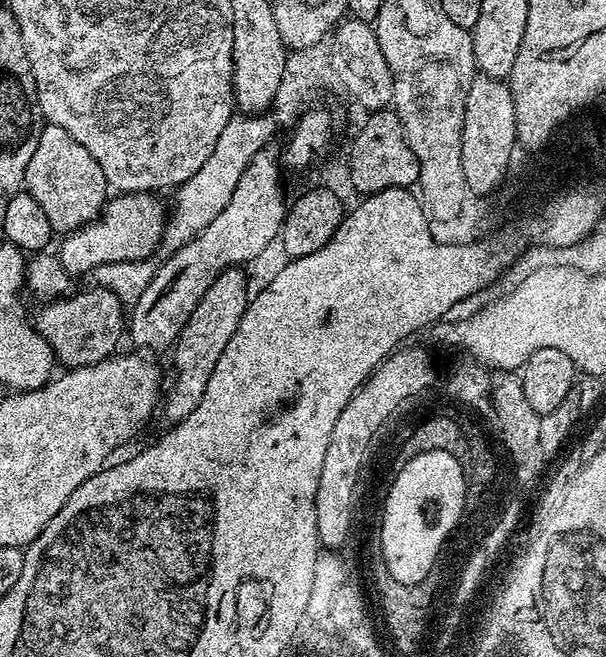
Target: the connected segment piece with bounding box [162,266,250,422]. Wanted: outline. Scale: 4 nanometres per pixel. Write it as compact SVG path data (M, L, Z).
M240 266L226 268L202 294L198 306L194 306L194 314L186 322L181 330L180 336L175 342L174 353L176 352L176 377L172 385L167 385L162 396L162 416L168 422L179 422L186 418L202 402L202 394L206 394L206 382L210 382L210 374L214 374L214 365L218 358L222 358L222 350L226 350L226 342L234 338L234 330L238 330L238 322L248 309L250 291L248 292L248 280L244 277L245 269Z

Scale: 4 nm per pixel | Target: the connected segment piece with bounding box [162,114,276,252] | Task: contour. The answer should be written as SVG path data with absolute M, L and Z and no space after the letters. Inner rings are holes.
M270 114L235 115L222 130L214 154L210 154L201 170L177 187L174 194L176 195L174 210L172 212L171 209L167 219L162 241L163 247L168 248L167 251L173 252L188 244L193 237L204 231L230 202L242 171L253 160L258 150L272 142L276 124L271 116Z

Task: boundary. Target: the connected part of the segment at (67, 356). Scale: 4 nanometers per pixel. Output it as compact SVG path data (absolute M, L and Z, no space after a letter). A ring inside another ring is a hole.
M101 286L91 287L85 292L73 291L58 300L47 301L44 309L34 316L36 329L42 338L46 338L57 361L64 364L65 369L102 362L121 347L120 335L126 332L126 305L118 294Z

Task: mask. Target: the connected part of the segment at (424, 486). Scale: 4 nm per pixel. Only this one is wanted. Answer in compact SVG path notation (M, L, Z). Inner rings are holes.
M431 452L422 454L418 459L409 462L408 468L395 470L394 473L394 487L386 501L385 555L382 557L382 564L387 575L394 577L398 582L414 584L422 582L430 572L430 566L433 565L432 556L437 556L436 548L440 548L444 532L452 528L456 512L460 512L460 468L456 468L456 463L449 455Z

